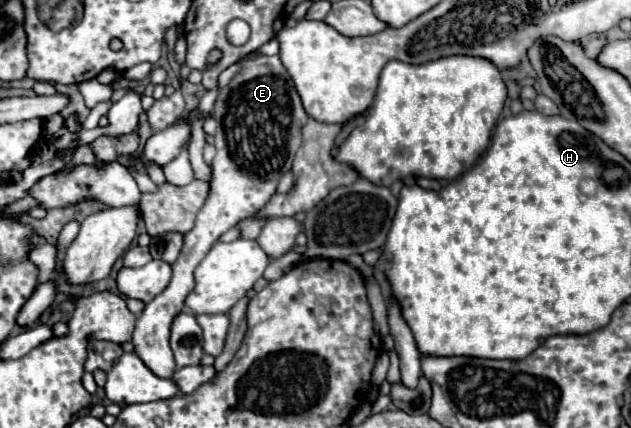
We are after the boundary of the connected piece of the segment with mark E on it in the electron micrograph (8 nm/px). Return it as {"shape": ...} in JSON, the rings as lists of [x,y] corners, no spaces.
{"shape":[[[261,55],[247,61],[231,83],[219,91],[213,119],[217,121],[217,155],[211,163],[213,175],[209,197],[197,213],[195,227],[185,233],[181,255],[175,265],[171,265],[173,277],[169,287],[145,305],[133,333],[135,353],[153,373],[159,373],[159,377],[171,377],[175,373],[175,359],[169,347],[169,327],[175,315],[183,311],[185,297],[195,285],[193,271],[225,231],[259,211],[271,199],[283,171],[291,169],[293,157],[301,145],[303,123],[307,123],[309,117],[279,55]]]}

